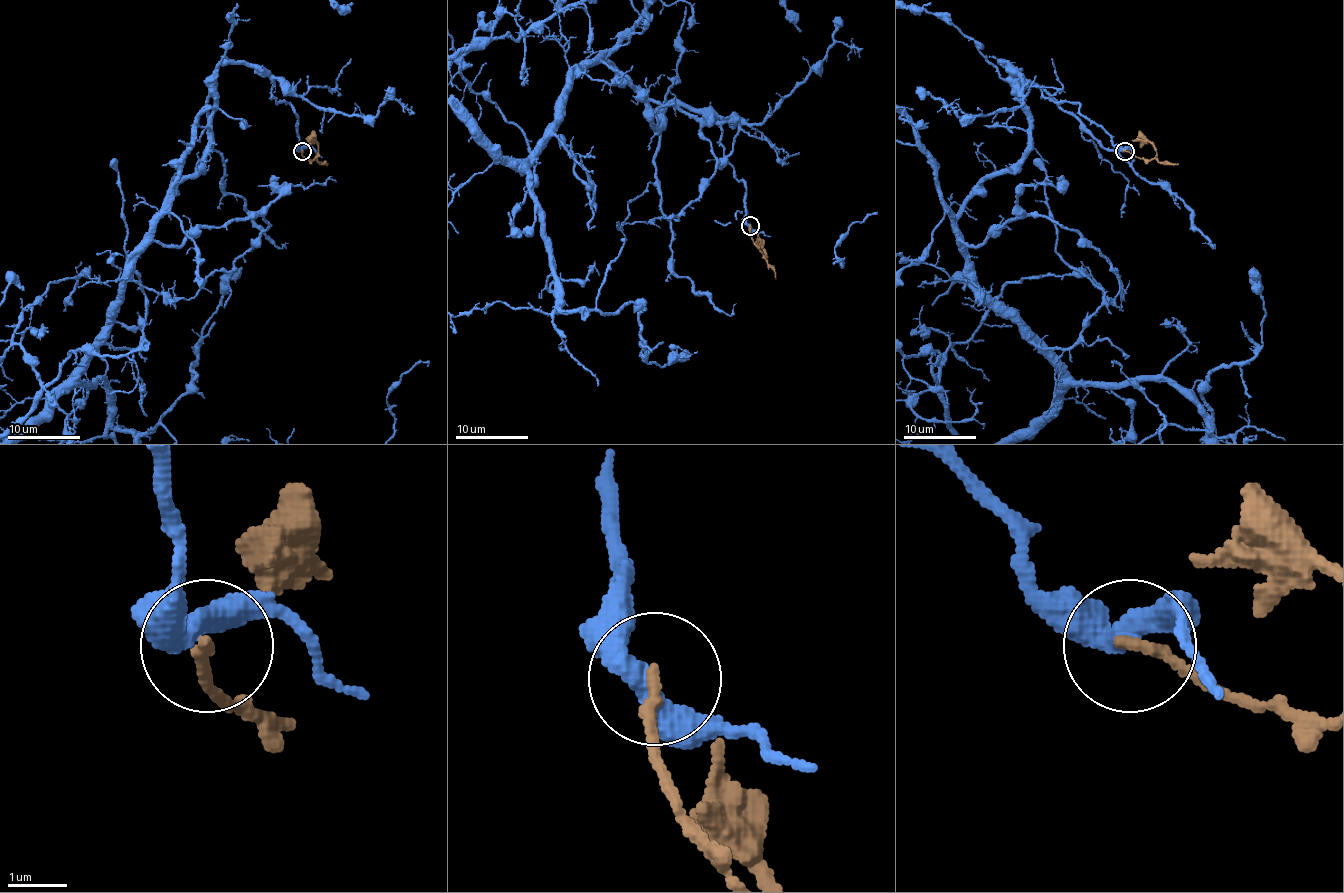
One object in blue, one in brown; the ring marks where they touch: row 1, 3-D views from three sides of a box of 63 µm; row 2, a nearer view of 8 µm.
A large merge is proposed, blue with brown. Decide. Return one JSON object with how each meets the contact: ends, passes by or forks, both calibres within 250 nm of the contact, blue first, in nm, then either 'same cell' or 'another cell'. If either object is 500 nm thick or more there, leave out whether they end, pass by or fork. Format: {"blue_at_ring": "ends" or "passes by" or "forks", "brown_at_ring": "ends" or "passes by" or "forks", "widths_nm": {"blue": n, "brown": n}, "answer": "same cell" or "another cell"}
{"blue_at_ring": "passes by", "brown_at_ring": "ends", "widths_nm": {"blue": 400, "brown": 200}, "answer": "another cell"}

